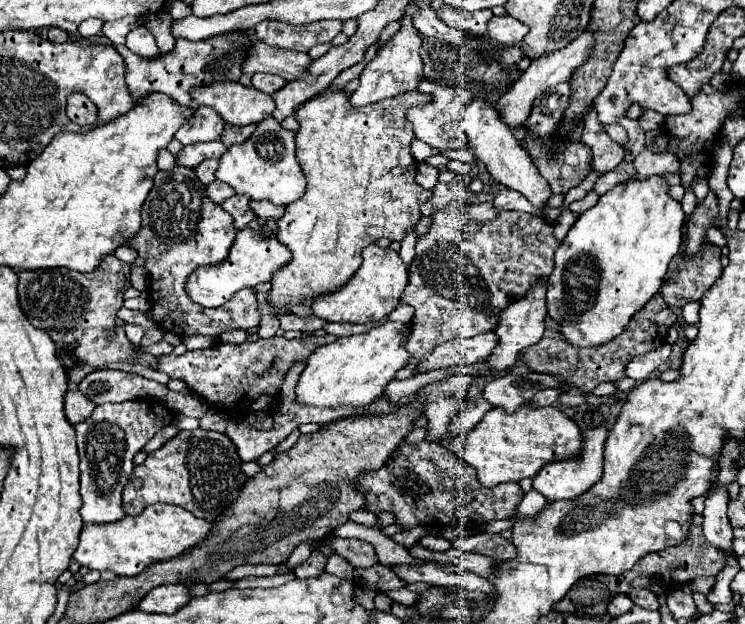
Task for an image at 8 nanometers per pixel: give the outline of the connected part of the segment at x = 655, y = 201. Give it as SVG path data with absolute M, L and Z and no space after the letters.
M648 176L644 180L628 180L628 182L620 182L616 184L610 192L602 194L600 200L596 202L596 206L592 206L590 210L586 210L584 214L580 214L580 218L574 222L574 226L570 228L570 232L566 234L564 242L560 244L560 248L556 250L556 266L546 282L548 286L548 292L546 292L546 300L548 300L548 314L560 324L560 332L566 336L566 340L574 346L598 346L598 344L604 344L608 340L612 340L614 336L618 336L624 326L630 322L630 318L640 310L640 306L644 306L662 286L664 282L664 274L668 272L668 264L672 262L672 258L680 252L680 246L684 242L684 220L686 220L686 214L682 210L682 204L678 200L674 200L670 194L670 184L666 182L664 176Z

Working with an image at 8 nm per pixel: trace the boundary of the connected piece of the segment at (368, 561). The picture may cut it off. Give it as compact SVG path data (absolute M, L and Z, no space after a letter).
M332 534L320 542L330 546L342 558L346 558L354 568L370 568L370 566L378 564L378 556L368 542L360 542L360 540L352 540L352 538L338 538Z

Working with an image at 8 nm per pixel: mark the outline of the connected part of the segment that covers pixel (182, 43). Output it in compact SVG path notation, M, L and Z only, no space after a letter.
M228 32L220 36L212 36L210 40L190 42L184 38L176 40L176 46L170 54L164 54L156 60L142 60L128 48L116 48L126 60L126 84L134 100L144 98L152 92L164 92L172 96L176 102L190 106L190 90L196 86L208 86L214 82L238 82L242 76L242 64L248 58L250 48L256 44L254 32Z

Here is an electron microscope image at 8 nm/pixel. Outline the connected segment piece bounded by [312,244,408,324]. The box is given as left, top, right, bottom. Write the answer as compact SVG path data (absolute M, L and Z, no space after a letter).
M370 244L362 250L362 258L362 266L350 278L350 282L340 288L340 292L332 292L332 296L320 296L320 300L314 302L314 316L324 318L326 322L366 324L388 316L400 304L400 296L408 284L408 268L400 260L398 252L394 252L392 248L380 248L376 244Z

